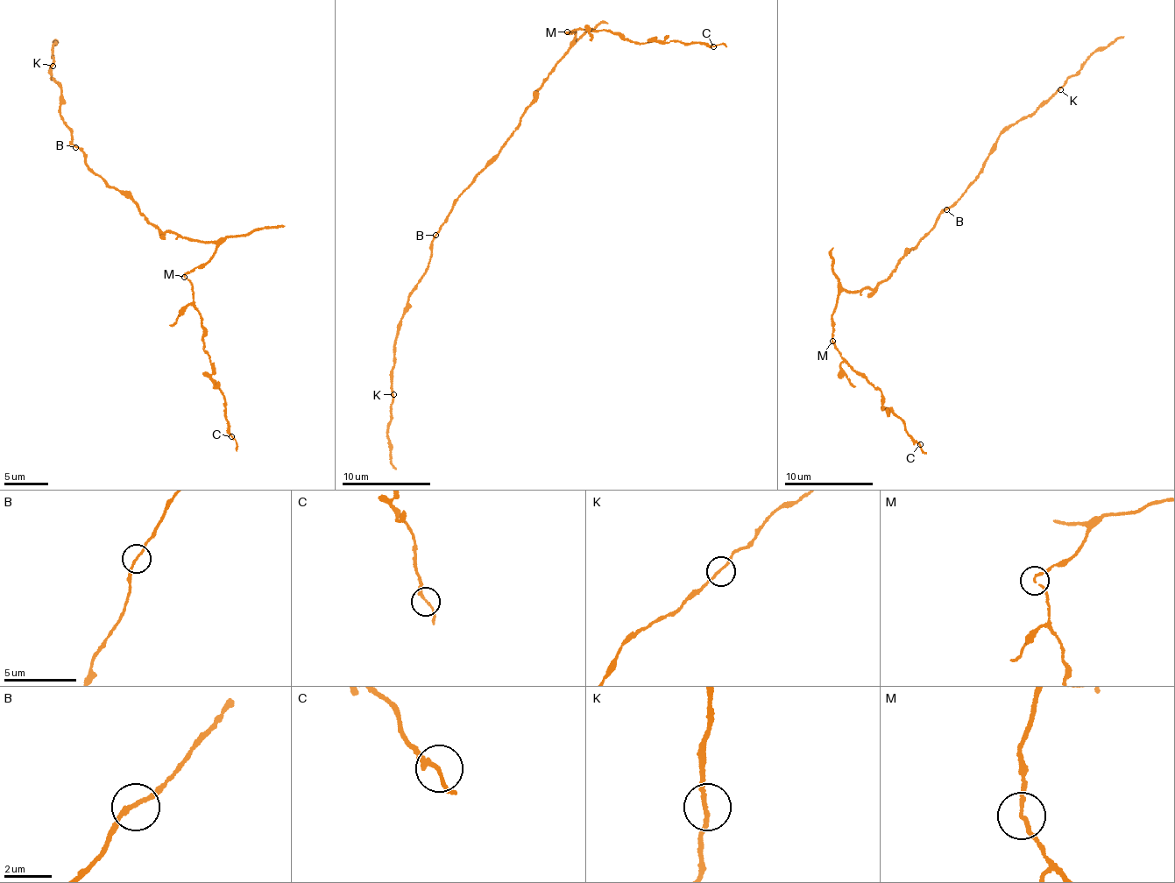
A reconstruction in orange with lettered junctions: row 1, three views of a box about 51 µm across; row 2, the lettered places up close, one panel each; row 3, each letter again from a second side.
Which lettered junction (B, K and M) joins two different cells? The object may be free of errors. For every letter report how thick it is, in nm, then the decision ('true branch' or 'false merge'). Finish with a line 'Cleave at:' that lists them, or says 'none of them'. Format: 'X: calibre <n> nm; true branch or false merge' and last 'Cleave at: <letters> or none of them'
B: calibre 140 nm; true branch
K: calibre 150 nm; true branch
M: calibre 120 nm; false merge
Cleave at: M

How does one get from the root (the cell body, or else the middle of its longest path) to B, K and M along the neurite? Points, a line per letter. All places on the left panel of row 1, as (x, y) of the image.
B: (130, 200), (90, 169), (84, 155), (75, 147)
K: (130, 200), (90, 169), (84, 155), (71, 142), (72, 130), (60, 113), (60, 89), (48, 70), (53, 66)
M: (130, 200), (141, 215), (164, 233), (168, 229), (183, 236), (208, 240), (216, 245), (215, 254), (185, 277)

